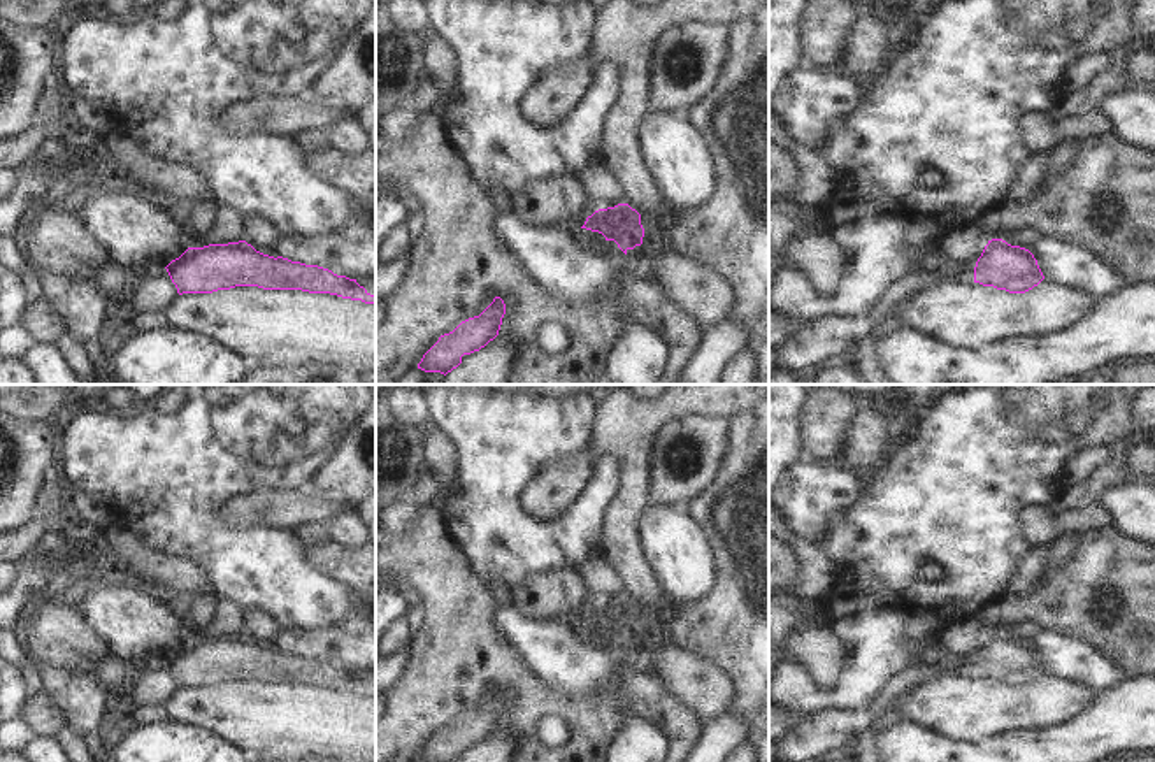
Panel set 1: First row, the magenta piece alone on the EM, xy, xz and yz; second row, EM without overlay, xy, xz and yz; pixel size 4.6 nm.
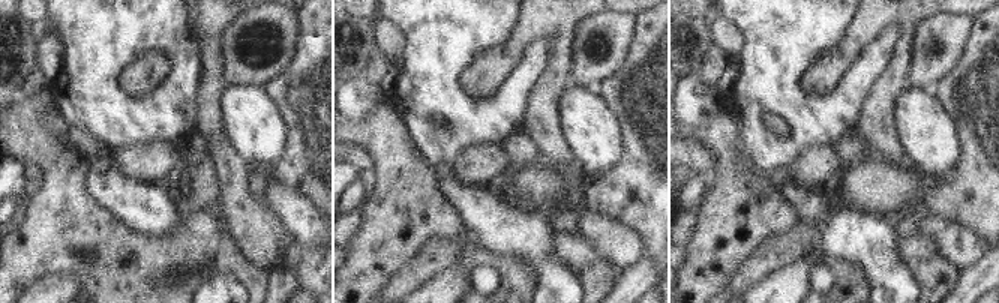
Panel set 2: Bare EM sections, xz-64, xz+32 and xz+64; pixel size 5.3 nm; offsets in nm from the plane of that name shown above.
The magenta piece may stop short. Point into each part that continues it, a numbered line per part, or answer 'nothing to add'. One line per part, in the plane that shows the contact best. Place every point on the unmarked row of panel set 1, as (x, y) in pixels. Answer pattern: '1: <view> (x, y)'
nothing to add

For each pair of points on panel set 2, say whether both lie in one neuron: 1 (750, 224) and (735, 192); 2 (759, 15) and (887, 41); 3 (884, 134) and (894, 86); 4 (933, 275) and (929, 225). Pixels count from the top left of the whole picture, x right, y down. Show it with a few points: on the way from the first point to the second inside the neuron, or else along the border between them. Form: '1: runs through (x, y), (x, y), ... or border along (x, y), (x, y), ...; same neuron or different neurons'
1: runs through (743, 216), (735, 210), (735, 200); same neuron
2: runs through (777, 59), (806, 102), (852, 84); same neuron
3: runs through (884, 122), (884, 98); same neuron
4: border along (917, 233), (929, 237), (936, 249), (954, 264); different neurons

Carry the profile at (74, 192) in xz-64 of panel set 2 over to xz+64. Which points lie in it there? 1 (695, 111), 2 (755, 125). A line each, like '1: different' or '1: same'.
1: different
2: different

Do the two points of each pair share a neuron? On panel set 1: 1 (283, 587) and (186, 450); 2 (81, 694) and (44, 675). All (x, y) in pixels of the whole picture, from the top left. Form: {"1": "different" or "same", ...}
{"1": "same", "2": "same"}

